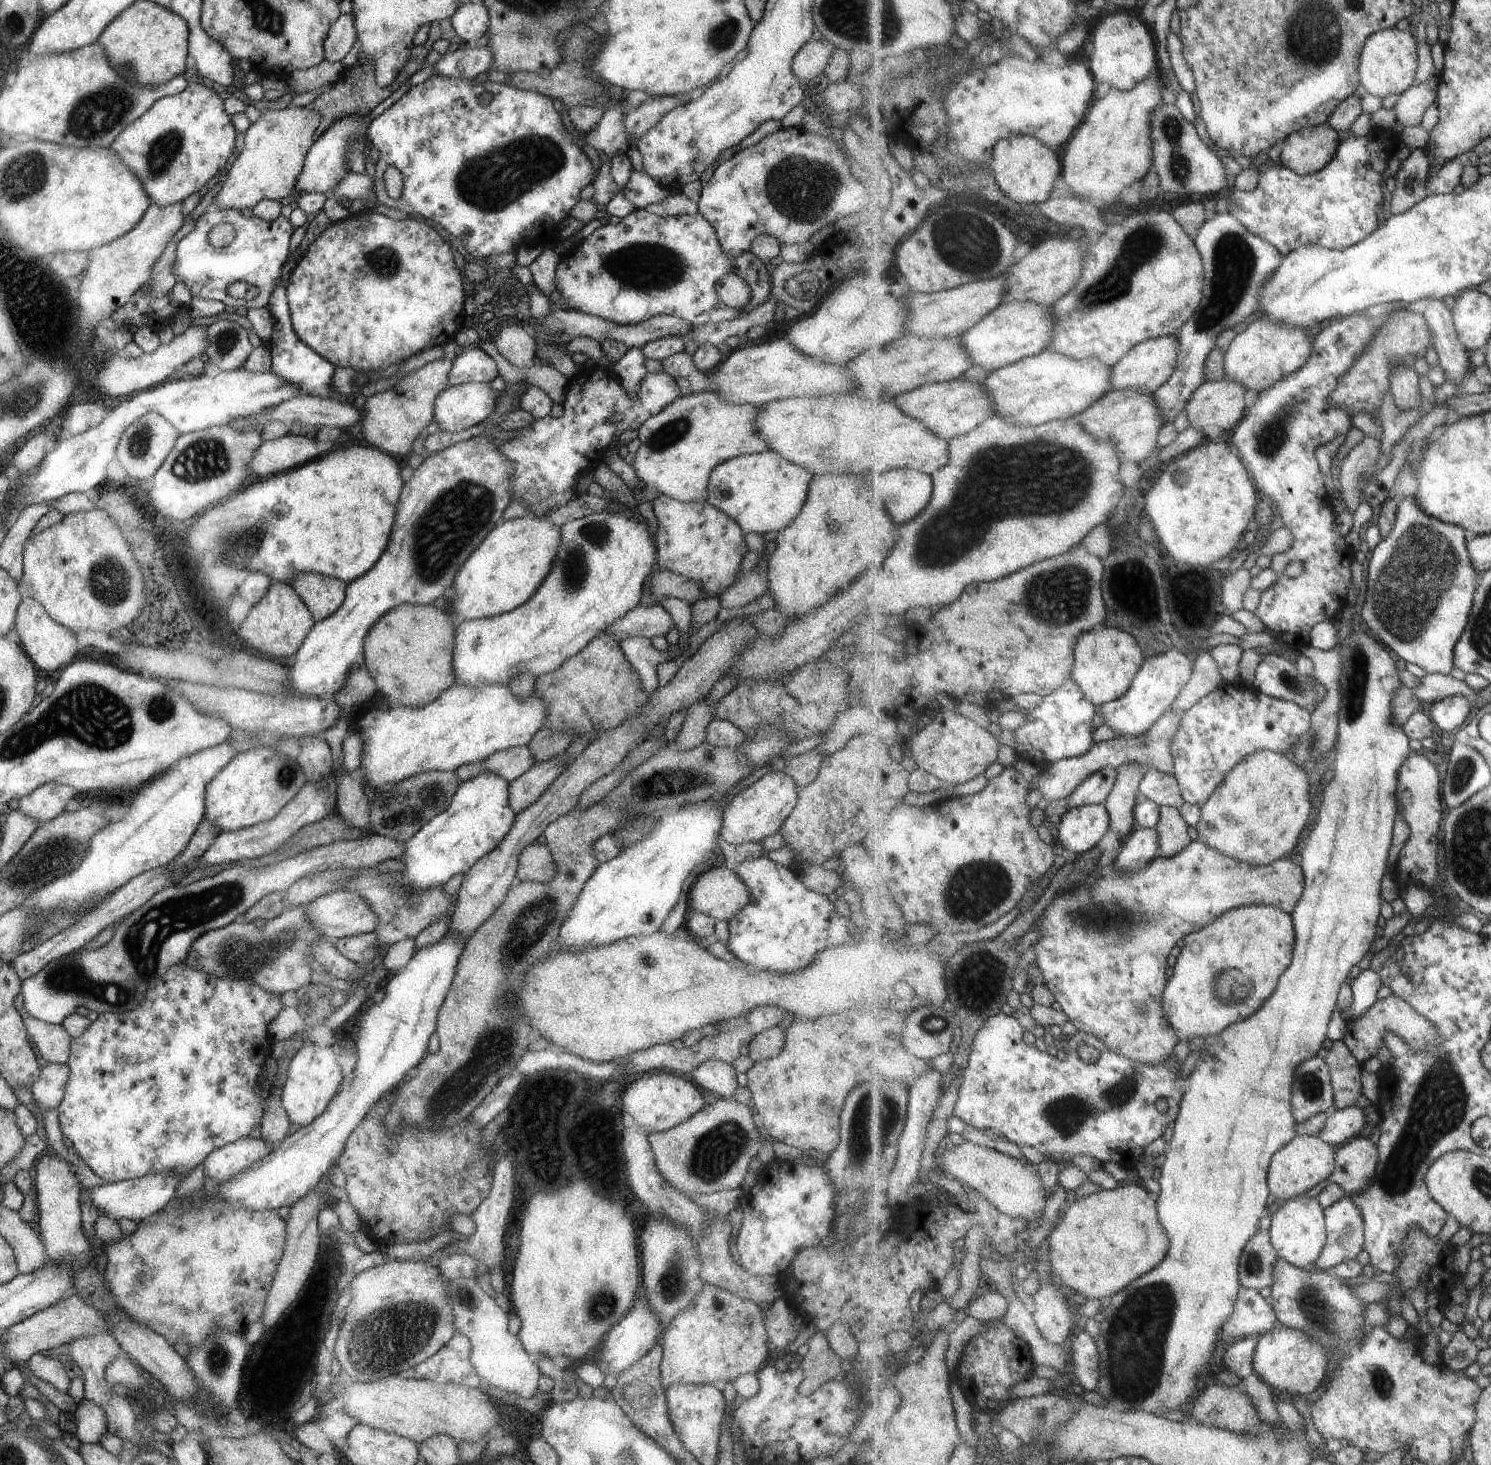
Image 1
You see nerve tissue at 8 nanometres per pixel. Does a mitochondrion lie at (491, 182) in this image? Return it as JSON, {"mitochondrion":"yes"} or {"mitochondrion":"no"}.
{"mitochondrion":"yes"}

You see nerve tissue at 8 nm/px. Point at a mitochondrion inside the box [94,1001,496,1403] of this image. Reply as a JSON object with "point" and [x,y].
{"point":[396,1336]}

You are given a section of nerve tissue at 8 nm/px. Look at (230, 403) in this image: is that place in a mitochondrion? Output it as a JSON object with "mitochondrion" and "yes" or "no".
{"mitochondrion":"no"}

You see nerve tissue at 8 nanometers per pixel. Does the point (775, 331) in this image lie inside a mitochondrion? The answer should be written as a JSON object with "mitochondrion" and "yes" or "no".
{"mitochondrion":"no"}

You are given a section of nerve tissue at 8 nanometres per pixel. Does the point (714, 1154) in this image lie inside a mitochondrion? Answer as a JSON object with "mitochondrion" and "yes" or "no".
{"mitochondrion":"yes"}

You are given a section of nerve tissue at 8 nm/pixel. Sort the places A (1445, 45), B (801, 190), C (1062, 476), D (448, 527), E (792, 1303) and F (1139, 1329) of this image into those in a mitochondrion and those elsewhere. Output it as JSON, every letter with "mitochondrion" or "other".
{"A":"other","B":"mitochondrion","C":"mitochondrion","D":"mitochondrion","E":"other","F":"mitochondrion"}

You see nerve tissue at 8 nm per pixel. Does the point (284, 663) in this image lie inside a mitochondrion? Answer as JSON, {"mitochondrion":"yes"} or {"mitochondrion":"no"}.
{"mitochondrion":"no"}

